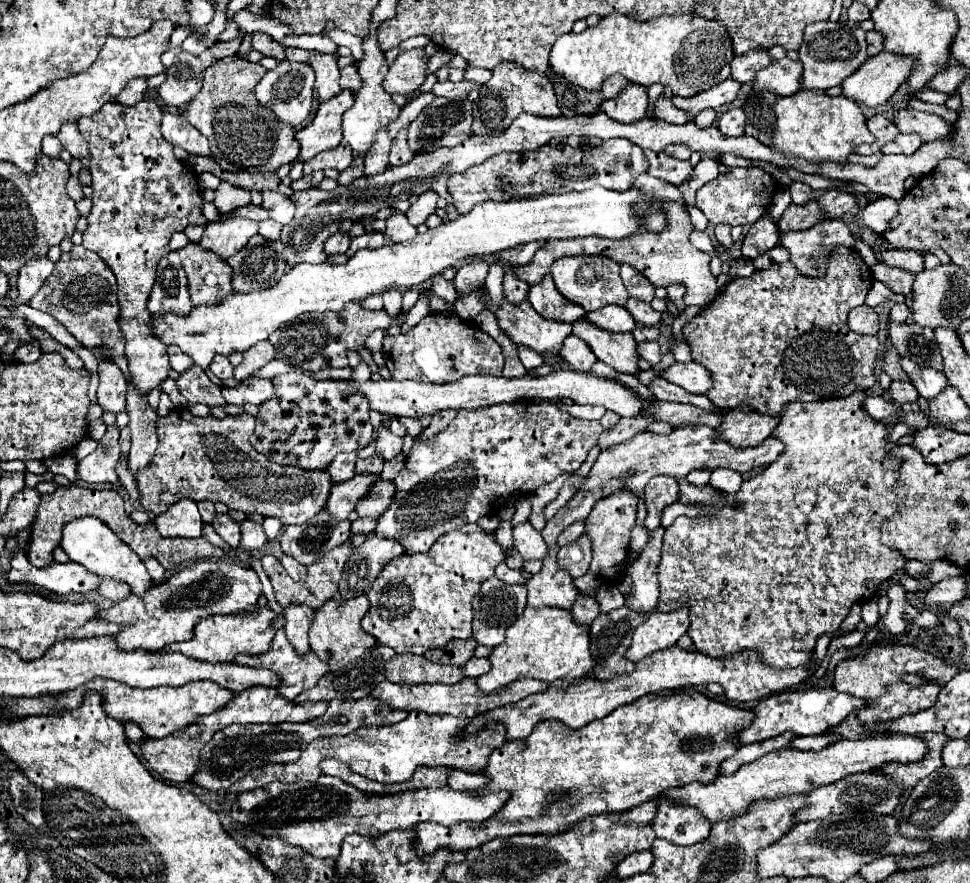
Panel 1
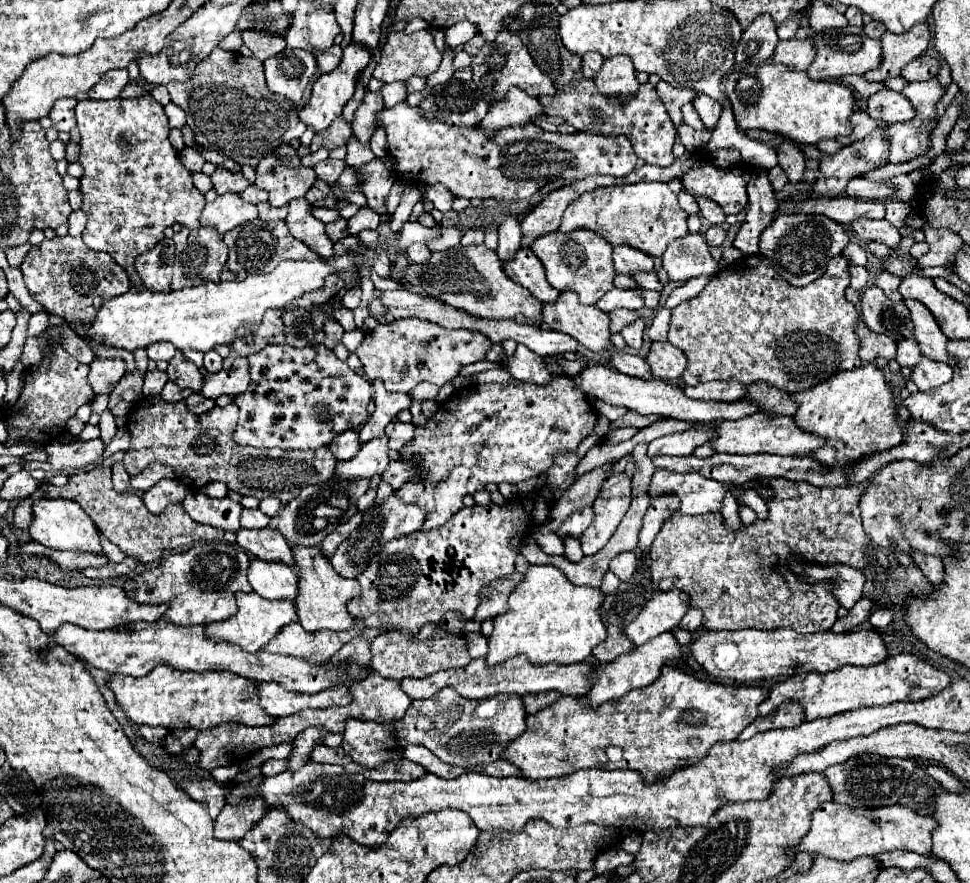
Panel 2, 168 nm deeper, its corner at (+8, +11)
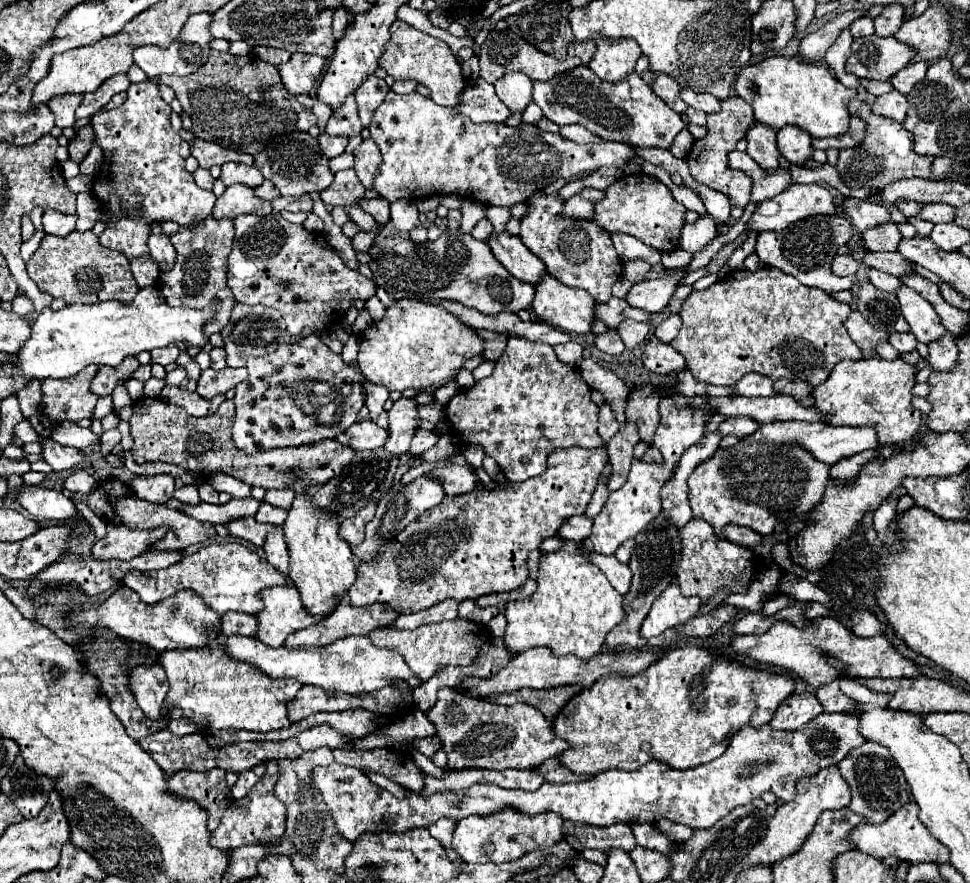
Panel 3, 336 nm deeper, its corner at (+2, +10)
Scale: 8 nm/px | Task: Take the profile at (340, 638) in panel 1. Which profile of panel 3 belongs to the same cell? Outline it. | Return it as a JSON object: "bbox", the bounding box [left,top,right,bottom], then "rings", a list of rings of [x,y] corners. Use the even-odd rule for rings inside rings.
{"bbox":[282,494,356,616],"rings":[[[296,494],[296,500],[294,500],[292,508],[288,510],[288,518],[282,524],[284,538],[288,544],[288,552],[290,552],[290,572],[288,574],[302,596],[302,604],[304,604],[306,612],[312,616],[330,616],[338,608],[338,602],[348,594],[348,588],[356,580],[356,566],[354,566],[354,556],[350,550],[350,544],[338,536],[338,526],[340,526],[340,520],[328,518],[328,514],[322,514],[318,508],[314,508],[310,504],[308,494]]]}

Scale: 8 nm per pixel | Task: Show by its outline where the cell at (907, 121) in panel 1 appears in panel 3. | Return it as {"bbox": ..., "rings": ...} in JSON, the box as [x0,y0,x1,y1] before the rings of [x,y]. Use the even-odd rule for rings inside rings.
{"bbox":[872,90,908,122],"rings":[[[892,90],[888,94],[878,96],[876,102],[874,102],[874,106],[872,106],[872,110],[874,110],[874,114],[892,118],[896,122],[904,122],[906,110],[908,110],[908,102],[906,102],[906,96],[902,92]]]}

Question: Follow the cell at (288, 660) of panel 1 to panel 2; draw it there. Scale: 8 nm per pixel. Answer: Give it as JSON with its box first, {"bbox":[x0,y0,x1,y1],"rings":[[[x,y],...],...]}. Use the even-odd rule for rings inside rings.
{"bbox":[262,619,364,661],"rings":[[[356,619],[352,629],[348,631],[320,631],[320,633],[308,633],[300,623],[290,623],[268,645],[264,645],[262,651],[292,655],[308,661],[326,661],[362,631],[364,621]]]}

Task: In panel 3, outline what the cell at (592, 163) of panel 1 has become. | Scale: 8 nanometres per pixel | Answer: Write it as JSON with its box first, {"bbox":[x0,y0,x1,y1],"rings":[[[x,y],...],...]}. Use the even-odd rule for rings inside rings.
{"bbox":[370,92,642,206],"rings":[[[388,92],[386,100],[374,112],[370,124],[370,136],[378,144],[384,160],[378,178],[374,178],[376,192],[382,194],[388,202],[396,202],[398,198],[418,200],[422,196],[434,194],[458,194],[464,200],[476,200],[486,206],[514,206],[524,202],[532,192],[546,188],[558,178],[572,180],[576,176],[586,176],[602,166],[618,166],[626,176],[642,174],[642,168],[634,162],[636,152],[632,146],[622,142],[590,142],[576,144],[568,138],[562,138],[558,132],[550,134],[540,130],[534,124],[518,124],[506,126],[502,122],[484,122],[472,124],[466,116],[458,114],[452,108],[438,106],[434,100],[412,92],[412,94],[396,94]]]}

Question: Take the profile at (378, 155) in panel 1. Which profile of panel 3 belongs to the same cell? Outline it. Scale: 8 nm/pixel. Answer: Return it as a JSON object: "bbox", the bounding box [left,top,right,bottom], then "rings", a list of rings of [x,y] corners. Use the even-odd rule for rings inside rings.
{"bbox":[354,76,390,128],"rings":[[[376,76],[366,78],[366,82],[360,86],[360,90],[356,90],[354,96],[356,96],[356,102],[358,102],[358,114],[360,114],[360,120],[362,120],[364,128],[370,126],[372,114],[382,104],[388,90],[390,88],[386,86],[386,82],[376,78]]]}

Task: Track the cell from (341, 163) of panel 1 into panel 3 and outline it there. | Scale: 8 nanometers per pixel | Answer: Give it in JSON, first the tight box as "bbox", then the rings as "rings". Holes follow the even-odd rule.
{"bbox":[324,96,362,138],"rings":[[[354,96],[346,98],[346,102],[342,104],[342,110],[336,110],[330,116],[324,132],[330,136],[344,136],[344,138],[352,138],[362,132],[362,124],[358,118]]]}

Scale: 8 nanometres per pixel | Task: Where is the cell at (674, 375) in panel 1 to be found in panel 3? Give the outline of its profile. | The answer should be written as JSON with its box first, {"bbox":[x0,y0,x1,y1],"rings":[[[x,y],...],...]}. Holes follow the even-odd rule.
{"bbox":[642,338,686,374],"rings":[[[650,338],[644,354],[642,354],[642,362],[648,370],[656,372],[656,374],[674,374],[686,368],[684,356],[680,352],[676,352],[670,344],[660,342],[658,338]]]}

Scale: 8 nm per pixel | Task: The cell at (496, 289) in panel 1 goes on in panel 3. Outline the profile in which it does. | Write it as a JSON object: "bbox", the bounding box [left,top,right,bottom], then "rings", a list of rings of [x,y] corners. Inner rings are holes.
{"bbox":[486,206,512,234],"rings":[[[490,206],[488,212],[486,212],[486,218],[494,226],[494,232],[502,234],[506,230],[506,222],[512,218],[512,214],[510,214],[510,208],[498,208],[498,206],[494,208],[494,206]]]}

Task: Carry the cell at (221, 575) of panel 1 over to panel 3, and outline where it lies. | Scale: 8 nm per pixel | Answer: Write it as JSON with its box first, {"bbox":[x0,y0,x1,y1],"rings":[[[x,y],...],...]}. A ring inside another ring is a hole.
{"bbox":[126,544,286,616],"rings":[[[210,544],[164,570],[130,572],[126,576],[126,586],[136,590],[146,604],[154,604],[162,598],[174,596],[180,590],[194,590],[198,596],[202,596],[204,604],[220,616],[230,610],[258,614],[258,610],[262,610],[262,604],[258,602],[258,592],[268,586],[280,584],[286,584],[282,574],[278,574],[266,560],[262,560],[256,552],[242,544]]]}

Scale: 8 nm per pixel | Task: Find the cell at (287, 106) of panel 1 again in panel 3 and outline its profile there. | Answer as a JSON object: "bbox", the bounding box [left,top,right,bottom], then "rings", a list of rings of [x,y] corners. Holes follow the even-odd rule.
{"bbox":[280,54,326,94],"rings":[[[292,54],[286,64],[280,64],[280,78],[290,94],[308,94],[322,76],[326,60],[312,54]]]}

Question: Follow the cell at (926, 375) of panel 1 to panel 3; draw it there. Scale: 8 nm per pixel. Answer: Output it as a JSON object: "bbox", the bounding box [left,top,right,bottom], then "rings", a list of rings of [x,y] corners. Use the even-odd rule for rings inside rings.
{"bbox":[890,332,918,354],"rings":[[[894,332],[894,334],[890,334],[890,344],[892,344],[900,354],[904,354],[904,352],[916,350],[918,340],[914,338],[914,334],[898,334],[898,332]]]}

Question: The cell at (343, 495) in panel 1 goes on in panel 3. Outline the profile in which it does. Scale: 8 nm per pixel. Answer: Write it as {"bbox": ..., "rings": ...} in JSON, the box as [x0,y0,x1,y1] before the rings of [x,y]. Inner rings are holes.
{"bbox":[384,398,418,456],"rings":[[[400,398],[394,402],[390,416],[390,434],[384,442],[384,450],[392,456],[400,456],[408,452],[410,438],[414,436],[414,430],[418,428],[418,414],[416,414],[416,402],[412,398]]]}

